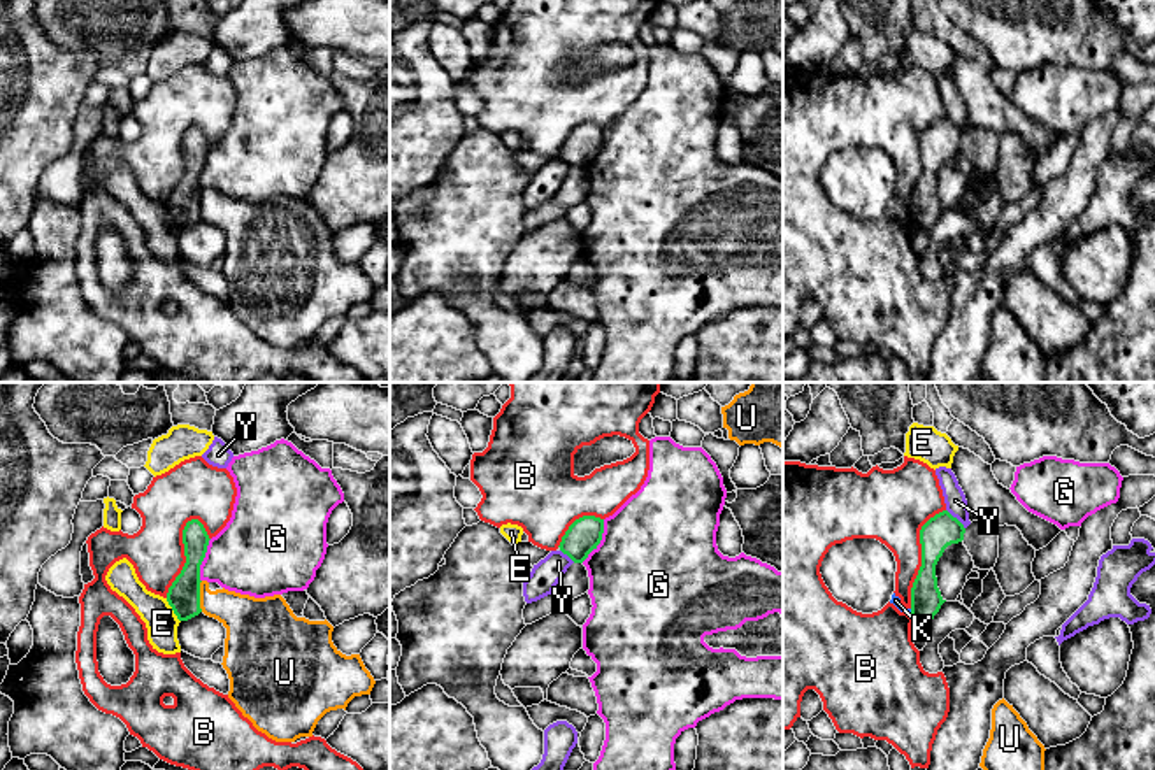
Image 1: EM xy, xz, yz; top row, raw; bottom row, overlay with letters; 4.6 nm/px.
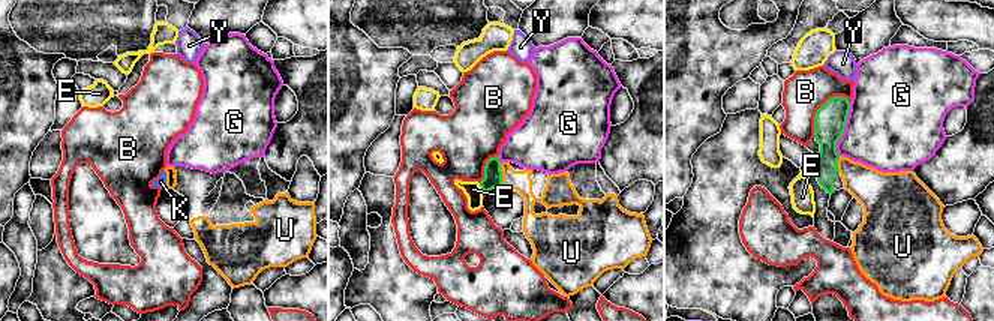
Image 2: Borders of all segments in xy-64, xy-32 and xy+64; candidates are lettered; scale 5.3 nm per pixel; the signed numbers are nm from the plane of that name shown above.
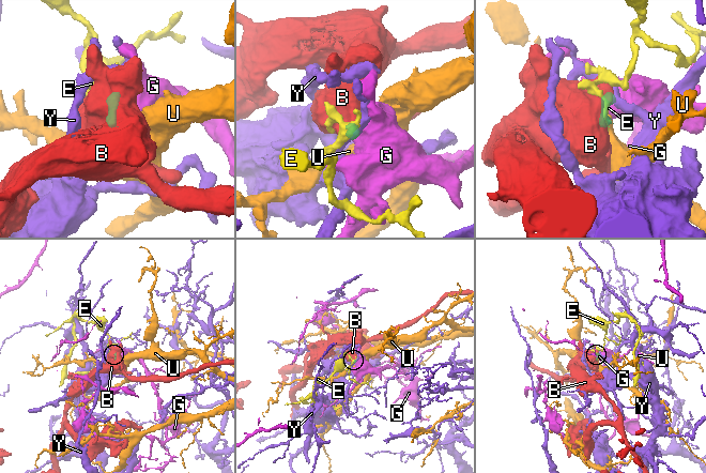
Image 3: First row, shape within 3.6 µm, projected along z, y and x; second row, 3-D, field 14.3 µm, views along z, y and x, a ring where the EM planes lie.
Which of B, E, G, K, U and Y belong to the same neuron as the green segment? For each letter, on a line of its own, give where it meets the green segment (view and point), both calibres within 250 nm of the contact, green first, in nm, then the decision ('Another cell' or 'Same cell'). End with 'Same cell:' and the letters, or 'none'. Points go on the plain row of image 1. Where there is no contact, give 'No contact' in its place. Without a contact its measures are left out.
B: Touches green at xy (185, 162). Thickness 150 nm (green) against 260 nm. Another cell
E: Touches green at xy (172, 216). Thickness 150 nm (green) against 150 nm. Another cell
G: Touches green at xz (601, 146). Thickness 160 nm (green) against 500 nm. Another cell
K: Touches green at yz (911, 220). Thickness 140 nm (green) against 50 nm. Another cell
U: Touches green at xy (199, 204). Thickness 150 nm (green) against 220 nm. Another cell
Y: Touches green at yz (957, 127). Thickness 150 nm (green) against 100 nm. Another cell
Same cell: none

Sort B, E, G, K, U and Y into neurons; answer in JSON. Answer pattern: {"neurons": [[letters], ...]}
{"neurons": [["B", "K"], ["E"], ["G"], ["U"], ["Y"]]}

